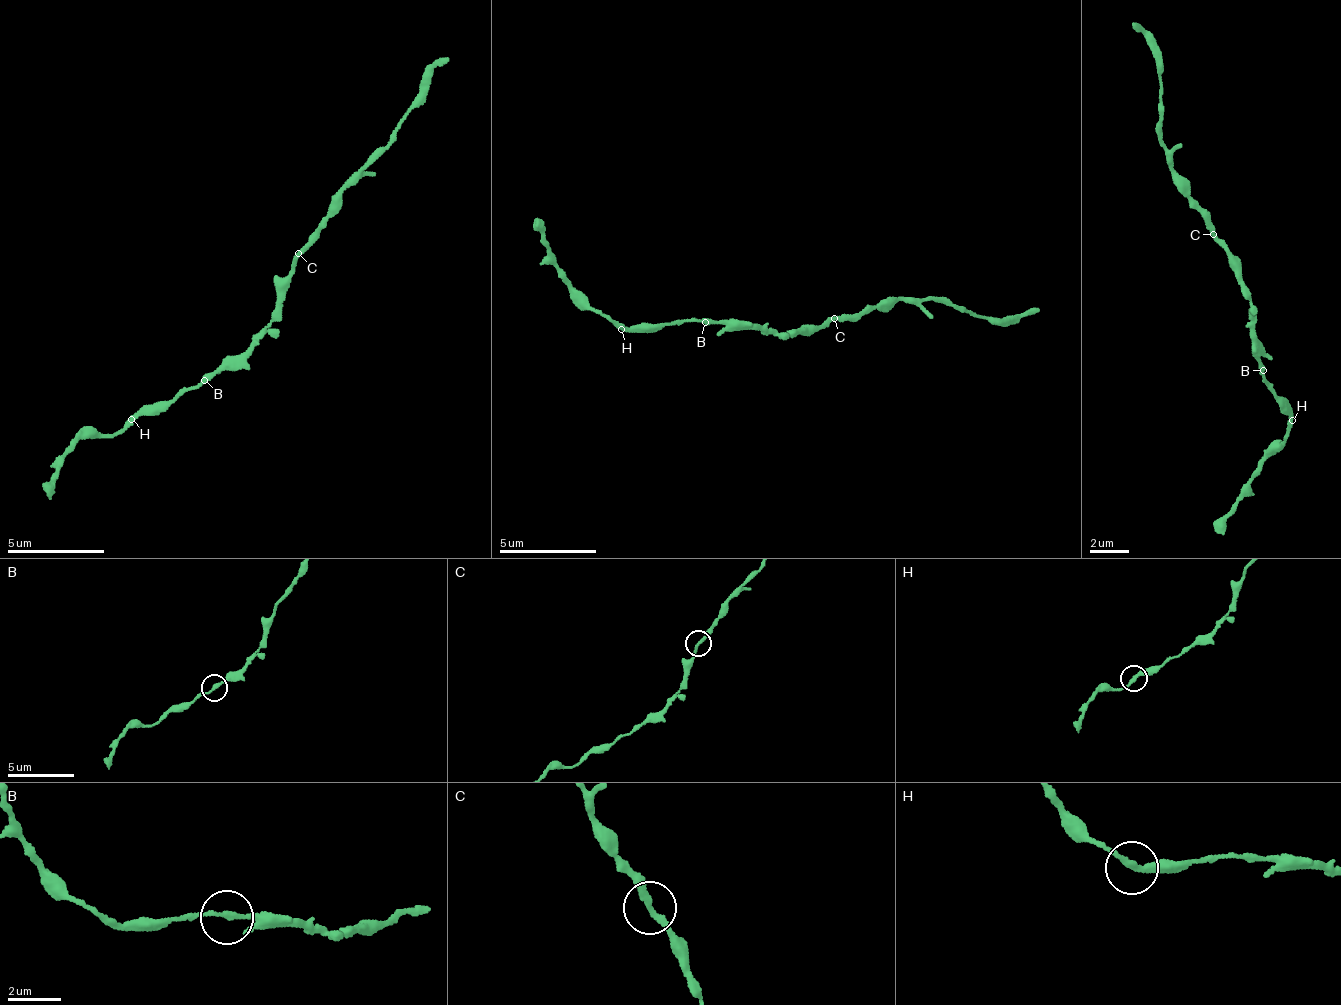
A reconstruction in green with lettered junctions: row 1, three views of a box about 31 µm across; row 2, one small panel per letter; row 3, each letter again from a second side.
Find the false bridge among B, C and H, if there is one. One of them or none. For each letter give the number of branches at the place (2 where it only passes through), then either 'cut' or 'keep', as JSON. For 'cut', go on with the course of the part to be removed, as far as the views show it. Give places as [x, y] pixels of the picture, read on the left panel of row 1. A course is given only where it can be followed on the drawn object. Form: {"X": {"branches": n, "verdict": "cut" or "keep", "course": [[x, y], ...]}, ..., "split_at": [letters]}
{"B": {"branches": 2, "verdict": "keep"}, "C": {"branches": 2, "verdict": "keep"}, "H": {"branches": 2, "verdict": "keep"}, "split_at": []}

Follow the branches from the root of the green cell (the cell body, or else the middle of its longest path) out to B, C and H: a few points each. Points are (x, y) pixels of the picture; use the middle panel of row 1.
B: (785, 336), (722, 329), (716, 324), (705, 322)
C: (785, 336), (799, 330), (807, 333), (832, 319)
H: (785, 336), (722, 329), (716, 324), (694, 322), (621, 329)

